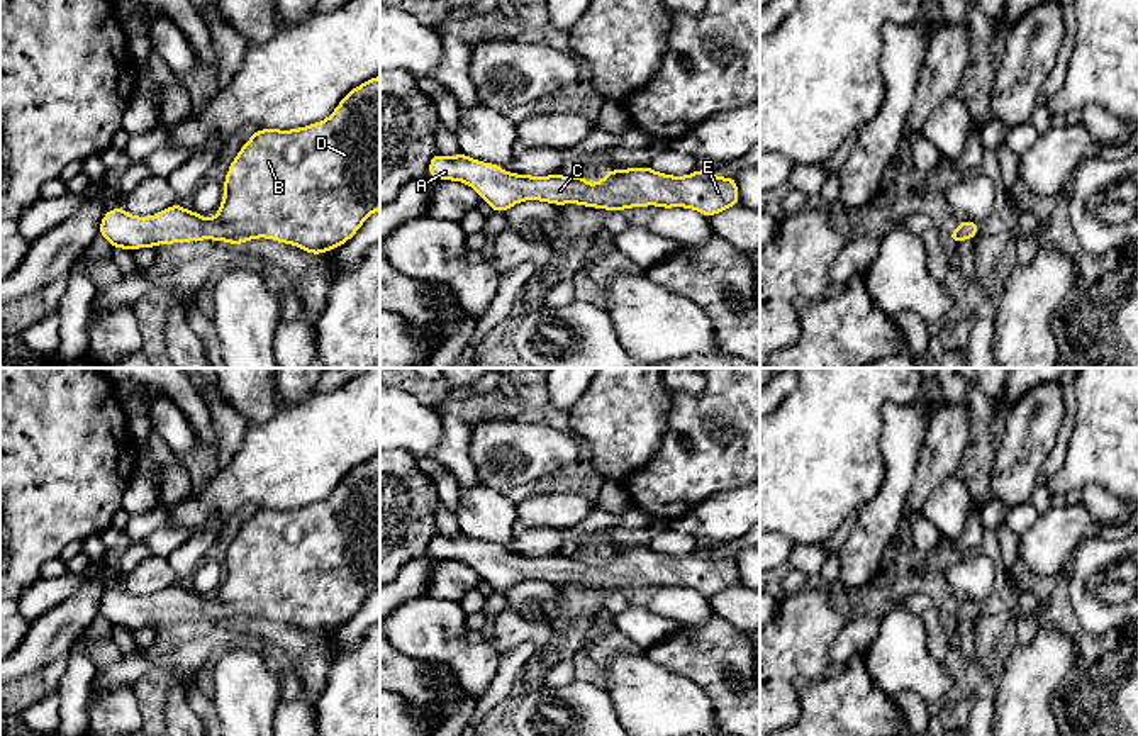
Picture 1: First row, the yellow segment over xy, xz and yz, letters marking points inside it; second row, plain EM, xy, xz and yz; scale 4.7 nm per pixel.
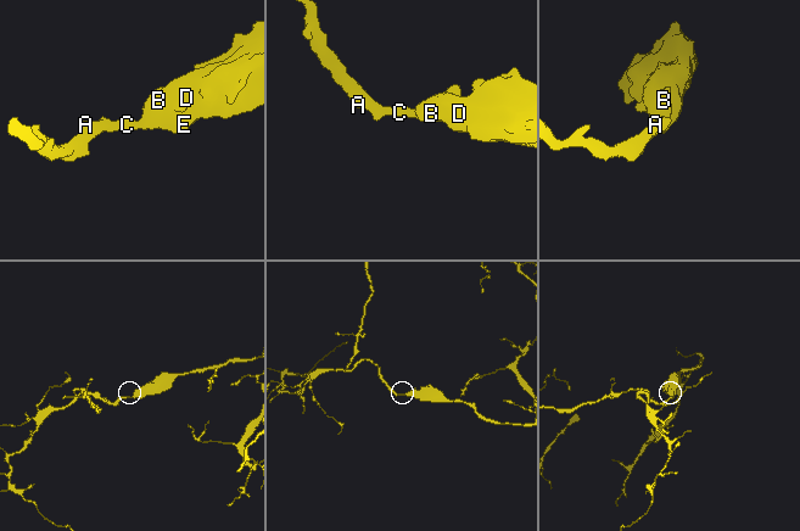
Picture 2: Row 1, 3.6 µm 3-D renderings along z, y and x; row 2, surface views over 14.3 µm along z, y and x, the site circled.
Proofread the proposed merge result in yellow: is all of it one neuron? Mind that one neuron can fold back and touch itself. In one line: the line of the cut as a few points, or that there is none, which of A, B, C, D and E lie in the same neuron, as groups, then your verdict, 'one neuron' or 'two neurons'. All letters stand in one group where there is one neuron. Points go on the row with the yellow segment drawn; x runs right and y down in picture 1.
no cut | A B C D E | one neuron

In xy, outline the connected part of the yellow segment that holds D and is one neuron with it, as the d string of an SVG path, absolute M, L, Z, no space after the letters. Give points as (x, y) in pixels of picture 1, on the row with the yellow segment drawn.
M380 75L349 90L334 112L321 122L290 131L256 129L229 164L222 185L224 197L214 219L187 210L180 204L149 217L136 217L115 207L103 214L98 236L103 236L114 249L131 251L204 239L239 246L258 237L293 244L310 256L339 248L375 210L380 210Z

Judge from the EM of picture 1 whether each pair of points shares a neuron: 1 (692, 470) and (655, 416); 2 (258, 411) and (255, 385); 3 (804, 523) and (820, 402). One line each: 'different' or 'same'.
1: different
2: same
3: same

